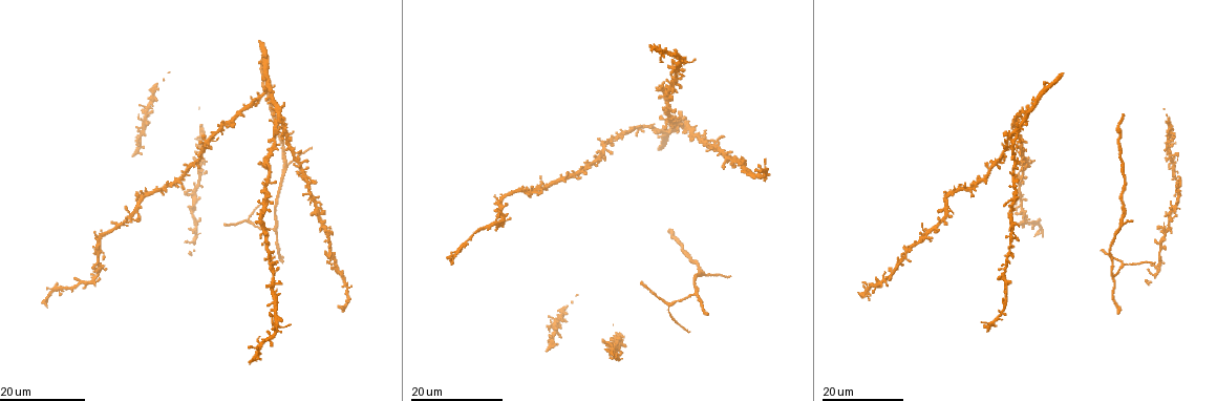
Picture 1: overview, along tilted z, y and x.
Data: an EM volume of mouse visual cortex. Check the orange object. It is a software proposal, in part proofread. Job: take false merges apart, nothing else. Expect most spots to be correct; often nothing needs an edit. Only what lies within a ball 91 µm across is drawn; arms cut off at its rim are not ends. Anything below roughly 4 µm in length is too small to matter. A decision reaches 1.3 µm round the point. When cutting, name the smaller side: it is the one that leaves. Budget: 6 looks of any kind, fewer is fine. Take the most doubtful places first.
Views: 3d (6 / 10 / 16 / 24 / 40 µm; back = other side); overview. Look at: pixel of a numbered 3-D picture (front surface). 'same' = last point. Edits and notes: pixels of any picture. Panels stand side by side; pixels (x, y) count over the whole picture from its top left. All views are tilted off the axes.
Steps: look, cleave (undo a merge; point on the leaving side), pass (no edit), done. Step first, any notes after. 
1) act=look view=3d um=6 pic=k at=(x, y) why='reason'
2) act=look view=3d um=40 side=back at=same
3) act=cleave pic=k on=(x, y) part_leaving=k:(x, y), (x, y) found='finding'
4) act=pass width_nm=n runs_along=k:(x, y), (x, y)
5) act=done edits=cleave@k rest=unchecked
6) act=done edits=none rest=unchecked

act=look view=3d um=24 pic=1 at=(706, 276)

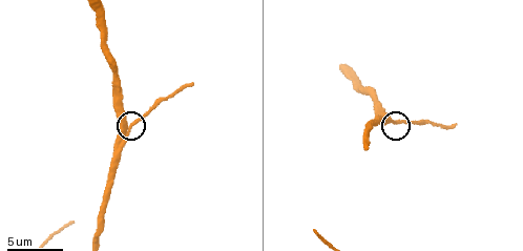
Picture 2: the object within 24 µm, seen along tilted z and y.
act=look view=3d um=6 pic=2 at=(129, 125)

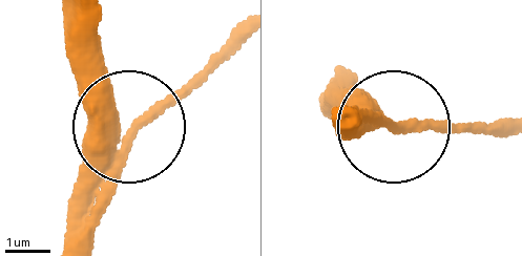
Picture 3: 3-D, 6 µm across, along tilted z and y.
act=pass runs_along=3:(81, 21), (84, 93), (126, 130), (170, 107), (232, 38) found='continuous, no second neuron'

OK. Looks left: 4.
act=look view=3d um=24 pic=1 at=(694, 292)

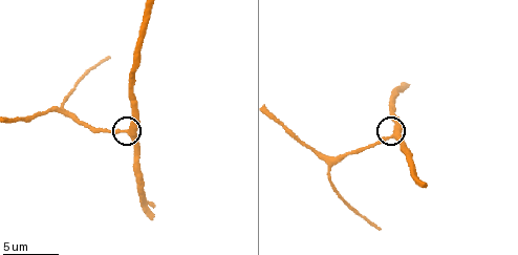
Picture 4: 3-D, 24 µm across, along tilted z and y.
act=look view=3d um=10 pic=4 at=(388, 135)

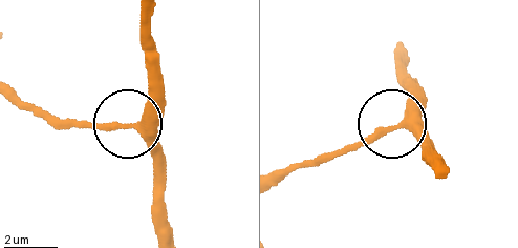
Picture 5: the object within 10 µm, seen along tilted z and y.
act=pass side_arm_um=10 runs_along=5:(150, 13), (150, 105), (133, 125), (160, 172) found='all the same neuron'

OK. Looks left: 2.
act=look view=3d um=16 pic=4 at=(329, 162) why='three-way junction'

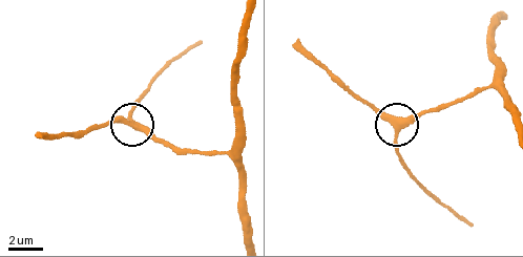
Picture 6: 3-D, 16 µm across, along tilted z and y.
act=look view=3d um=6 pic=6 at=(397, 127) why='closer look'

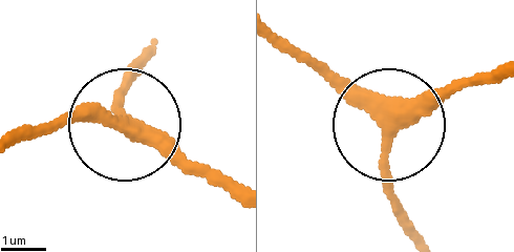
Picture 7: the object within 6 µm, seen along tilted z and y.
act=pass width_nm=300 runs_along=7:(502, 67), (387, 122), (299, 47) found='one neuron here'

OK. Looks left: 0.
act=done edits=none rest=unchecked

